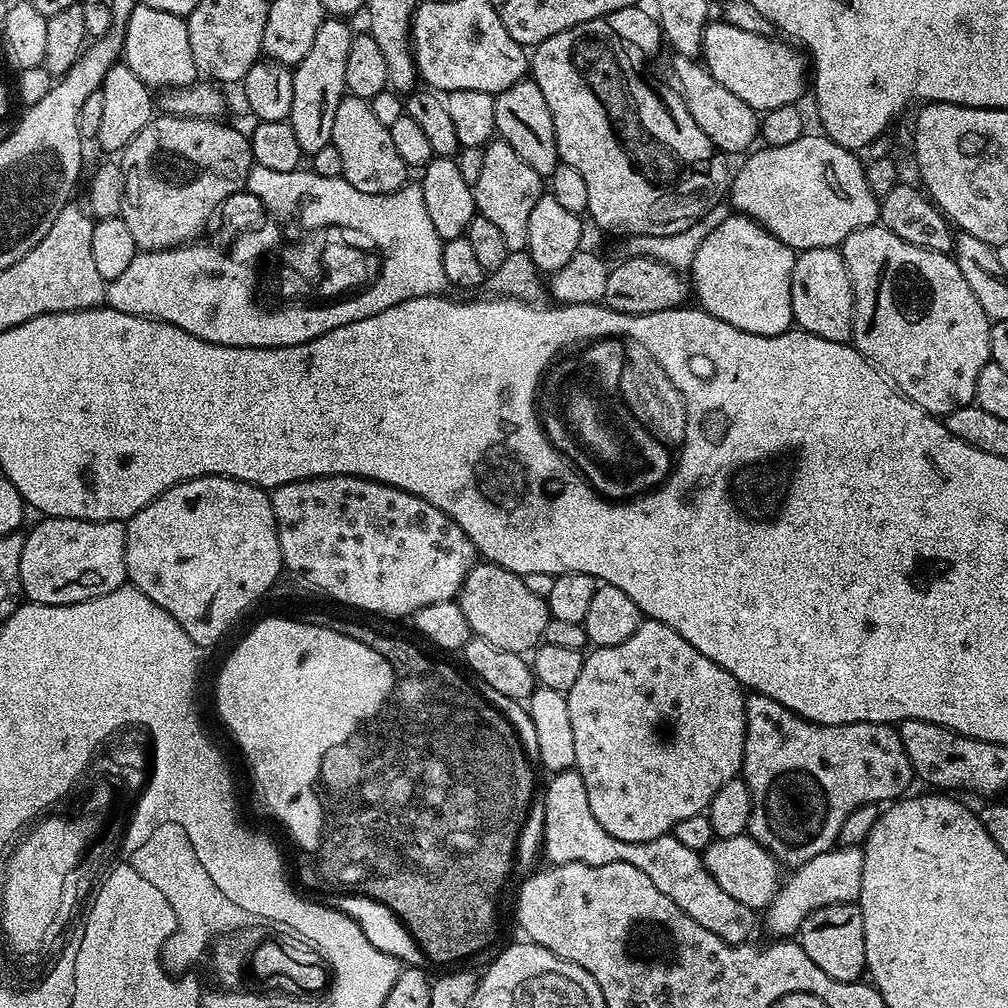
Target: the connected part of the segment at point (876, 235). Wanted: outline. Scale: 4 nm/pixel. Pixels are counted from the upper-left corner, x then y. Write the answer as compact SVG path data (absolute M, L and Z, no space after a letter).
M879 223L854 230L854 234L845 238L842 251L852 279L851 343L856 351L876 365L907 400L913 400L931 416L943 418L973 403L978 374L992 359L992 324L982 306L978 306L974 290L962 278L955 259L946 252L910 246L910 242L902 242L898 234Z

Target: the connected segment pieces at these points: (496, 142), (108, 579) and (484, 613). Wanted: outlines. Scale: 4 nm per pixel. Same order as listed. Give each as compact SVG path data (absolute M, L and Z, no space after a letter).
M496 138L484 148L482 171L472 193L476 199L477 213L501 232L508 251L525 251L530 234L530 213L534 210L534 202L538 202L542 194L542 178L530 170L518 154L514 154L514 146Z
M49 516L24 537L20 591L34 604L77 604L125 587L125 525L118 520L79 520Z
M477 562L470 574L466 574L458 603L473 636L480 636L502 650L521 654L531 653L543 641L550 619L547 599L534 594L534 590L526 586L524 577L487 562Z

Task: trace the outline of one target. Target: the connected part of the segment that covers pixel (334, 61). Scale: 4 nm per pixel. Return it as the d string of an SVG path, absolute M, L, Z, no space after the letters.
M344 18L324 19L322 26L318 26L318 34L314 34L314 42L306 58L295 65L292 73L294 102L290 106L287 122L298 137L301 153L308 158L318 154L322 146L332 143L334 113L346 94L346 57L350 55L350 42L354 35L354 29L348 23Z

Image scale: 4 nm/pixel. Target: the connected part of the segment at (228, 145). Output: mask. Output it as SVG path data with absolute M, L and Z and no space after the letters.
M153 115L152 121L125 146L122 153L124 197L120 219L126 222L137 249L161 252L163 248L179 248L195 241L204 232L208 219L235 194L245 187L248 172L254 167L252 141L236 128L220 124L219 119L200 120L197 116Z

